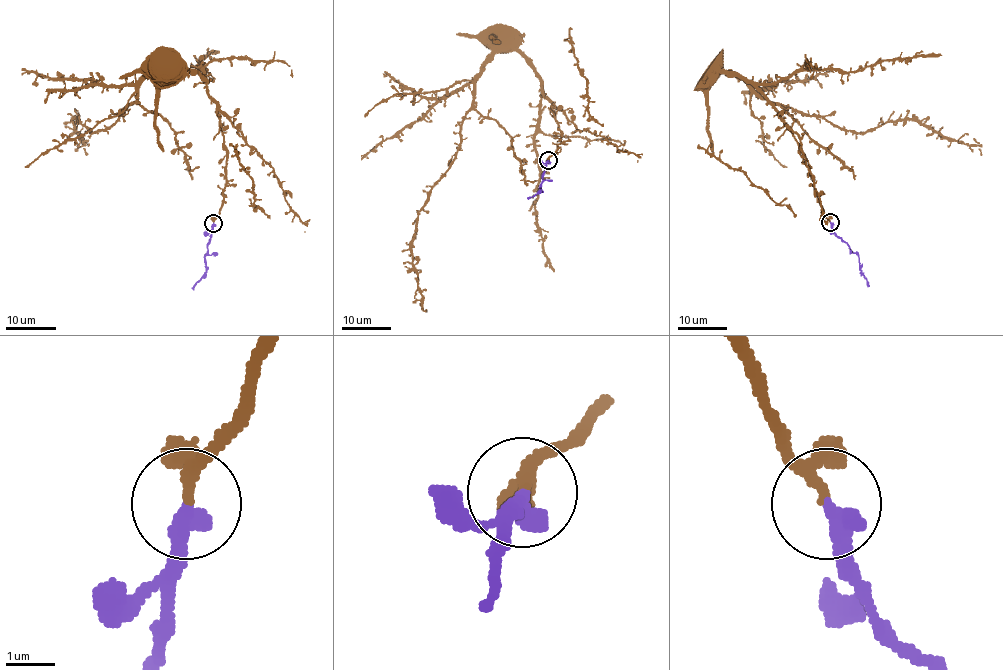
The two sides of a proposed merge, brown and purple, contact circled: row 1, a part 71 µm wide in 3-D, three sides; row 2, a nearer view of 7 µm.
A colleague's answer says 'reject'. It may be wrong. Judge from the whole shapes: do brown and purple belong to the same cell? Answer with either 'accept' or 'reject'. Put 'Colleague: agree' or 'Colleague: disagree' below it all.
accept
Colleague: disagree

